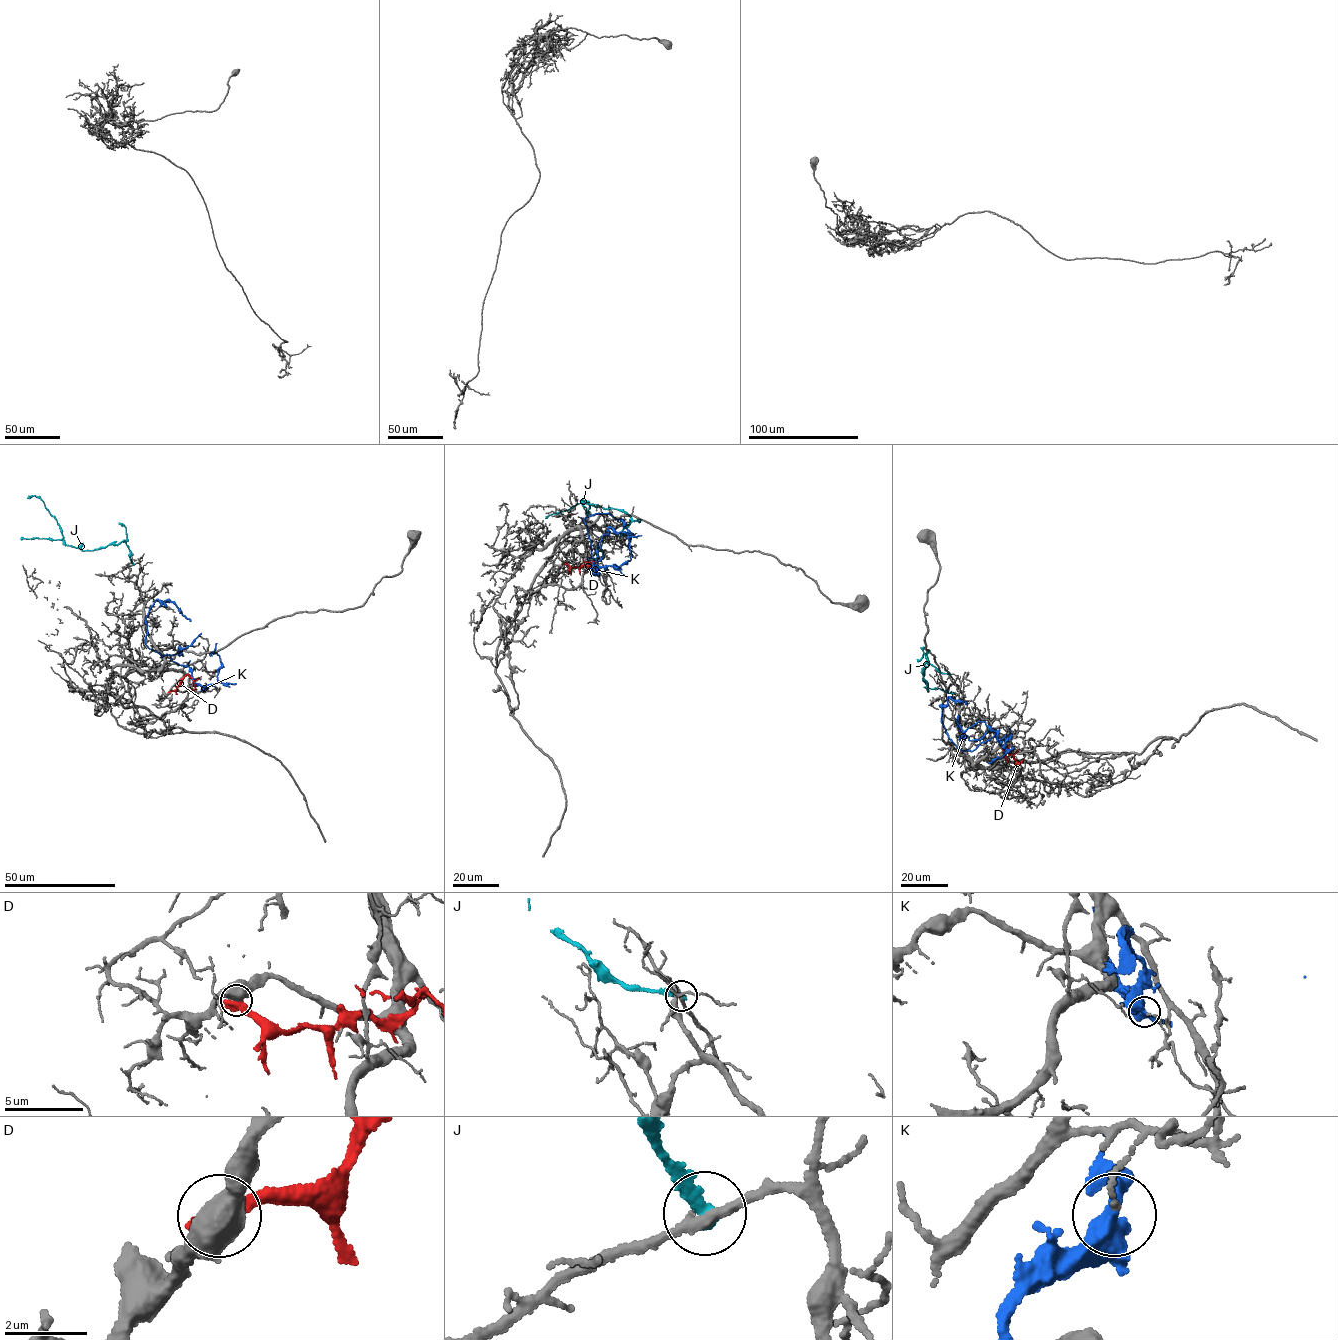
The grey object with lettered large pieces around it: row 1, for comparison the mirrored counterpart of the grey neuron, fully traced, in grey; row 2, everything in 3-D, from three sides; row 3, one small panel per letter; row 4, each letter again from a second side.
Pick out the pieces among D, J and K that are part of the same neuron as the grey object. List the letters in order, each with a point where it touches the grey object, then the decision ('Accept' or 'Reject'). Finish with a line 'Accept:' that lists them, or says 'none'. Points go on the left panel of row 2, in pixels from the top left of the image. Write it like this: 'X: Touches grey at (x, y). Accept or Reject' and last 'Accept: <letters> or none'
D: Touches grey at (169, 692). Reject
J: Touches grey at (133, 564). Reject
K: Touches grey at (191, 669). Reject
Accept: none

